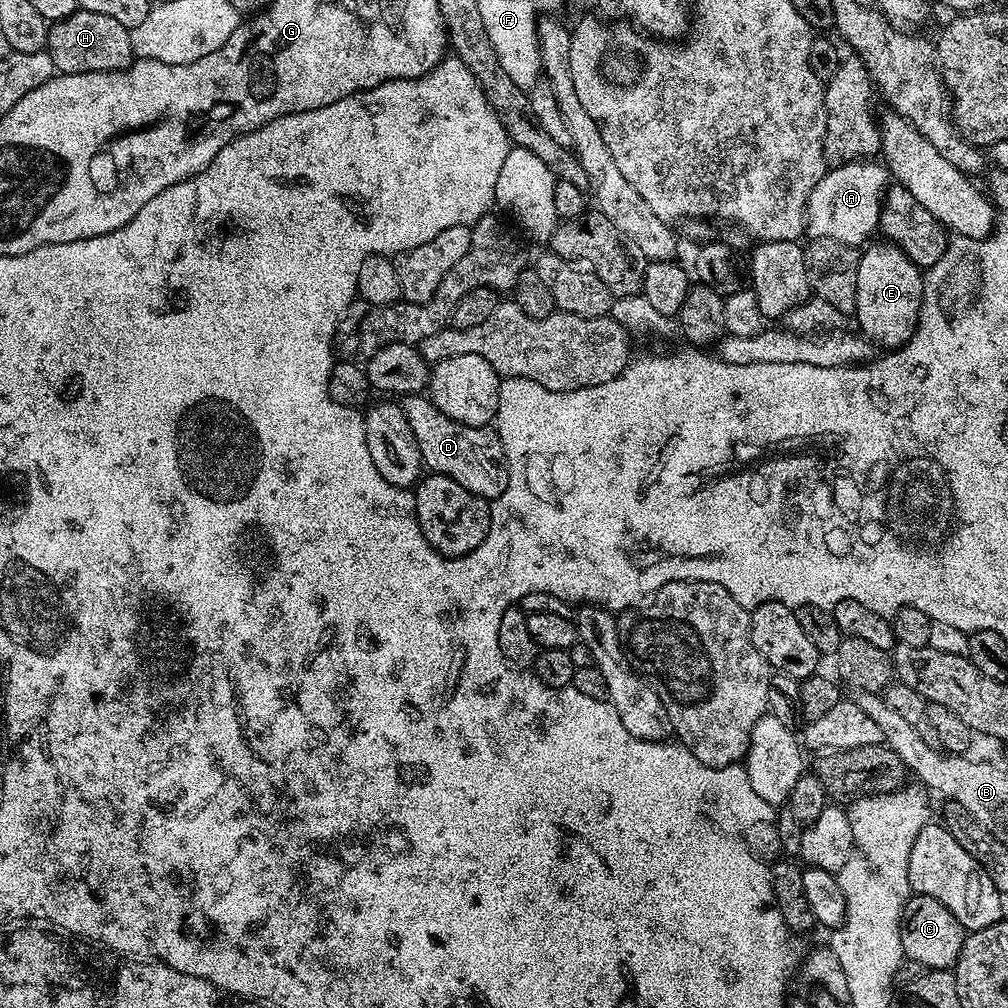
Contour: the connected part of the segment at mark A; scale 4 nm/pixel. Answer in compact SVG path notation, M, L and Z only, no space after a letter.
M875 159L851 160L849 164L837 164L829 167L824 176L814 186L814 190L808 199L808 205L804 211L806 217L806 232L809 237L830 238L834 242L851 244L853 246L864 246L869 243L868 235L874 233L880 226L880 202L890 184L890 173L883 163Z

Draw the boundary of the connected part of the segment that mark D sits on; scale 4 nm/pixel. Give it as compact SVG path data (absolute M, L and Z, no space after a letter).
M422 394L407 395L402 407L429 471L435 475L448 476L469 492L487 500L496 499L505 493L509 486L508 459L495 427L474 427L454 422Z

